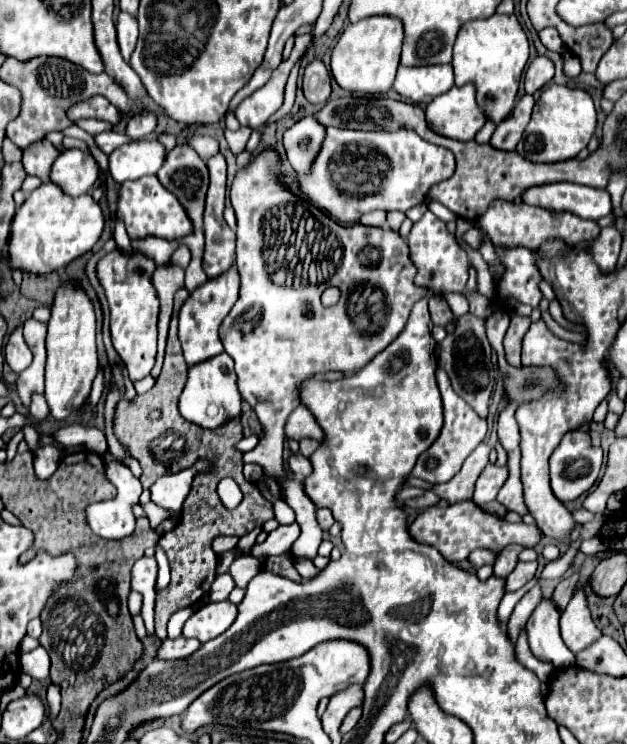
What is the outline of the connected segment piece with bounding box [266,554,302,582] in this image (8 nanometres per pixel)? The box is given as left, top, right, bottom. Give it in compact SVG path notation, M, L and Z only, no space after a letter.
M282 554L282 556L270 556L268 558L268 564L266 564L266 570L278 574L278 576L284 576L284 578L290 578L290 580L296 580L300 582L300 574L296 574L294 566L292 566L292 556L290 554Z

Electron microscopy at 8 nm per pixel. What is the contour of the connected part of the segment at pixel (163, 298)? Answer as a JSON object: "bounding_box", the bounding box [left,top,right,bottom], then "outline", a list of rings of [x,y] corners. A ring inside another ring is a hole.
{"bounding_box":[152,262,184,378],"outline":[[[168,262],[156,268],[154,274],[154,282],[156,282],[156,290],[160,294],[160,338],[158,338],[158,358],[156,358],[156,366],[152,370],[152,376],[156,378],[162,370],[162,360],[164,360],[164,348],[166,348],[166,336],[168,336],[168,326],[170,326],[170,318],[172,318],[172,310],[174,310],[174,294],[178,288],[184,286],[184,268]]]}

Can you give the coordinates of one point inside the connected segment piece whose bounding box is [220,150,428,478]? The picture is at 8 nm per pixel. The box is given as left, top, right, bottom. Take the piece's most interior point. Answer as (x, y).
(279, 337)

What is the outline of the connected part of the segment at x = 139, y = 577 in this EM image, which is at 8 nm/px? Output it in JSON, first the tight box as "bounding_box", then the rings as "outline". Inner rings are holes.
{"bounding_box":[132,558,158,636],"outline":[[[140,558],[132,568],[132,590],[144,596],[144,612],[142,618],[146,622],[146,630],[154,636],[154,596],[156,596],[156,576],[158,564],[156,558]]]}

